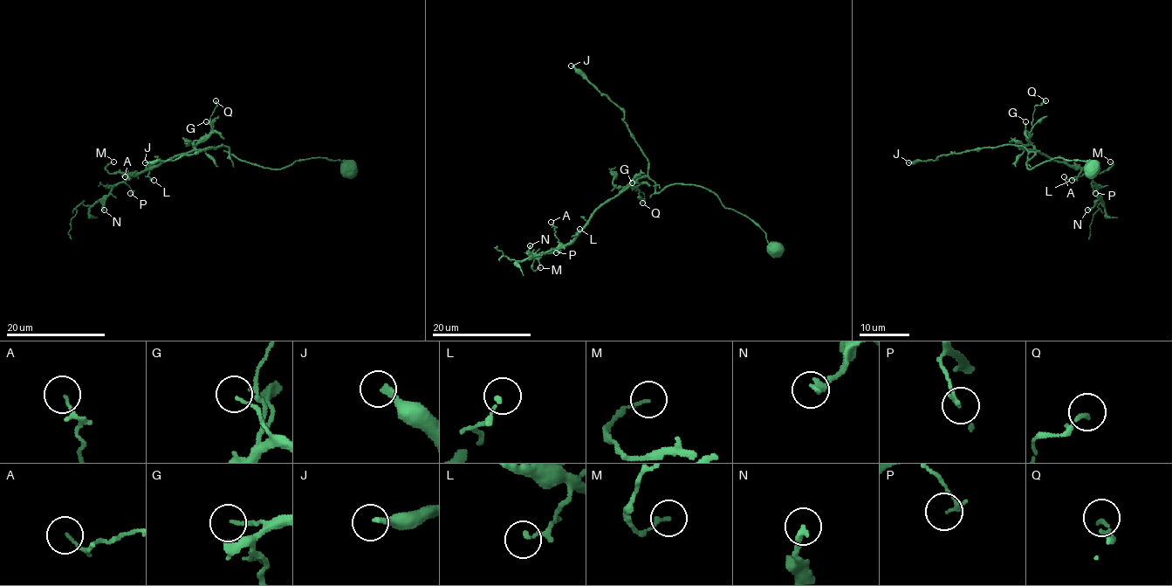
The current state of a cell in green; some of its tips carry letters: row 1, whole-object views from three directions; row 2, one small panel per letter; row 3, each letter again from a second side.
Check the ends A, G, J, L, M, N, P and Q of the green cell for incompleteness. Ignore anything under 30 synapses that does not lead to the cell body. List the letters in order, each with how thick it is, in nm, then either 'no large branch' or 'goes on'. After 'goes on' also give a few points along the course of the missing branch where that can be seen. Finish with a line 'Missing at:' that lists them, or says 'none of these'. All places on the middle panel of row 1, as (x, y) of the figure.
A: 80 nm | no large branch
G: 110 nm | no large branch
J: 240 nm | no large branch
L: 110 nm | no large branch
M: 140 nm | no large branch
N: 240 nm | no large branch
P: 160 nm | no large branch
Q: 90 nm | no large branch
Missing at: none of these

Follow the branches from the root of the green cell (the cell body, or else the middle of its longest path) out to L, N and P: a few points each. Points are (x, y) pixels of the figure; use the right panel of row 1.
L: (1092, 168), (1063, 158), (1028, 168), (1035, 154), (1019, 147), (1075, 165), (1080, 173), (1072, 180)
N: (1092, 168), (1063, 158), (1028, 168), (1035, 154), (1019, 147), (1078, 165), (1099, 195), (1087, 210)
P: (1092, 168), (1063, 158), (1028, 168), (1035, 154), (1019, 147), (1078, 165), (1095, 193)

